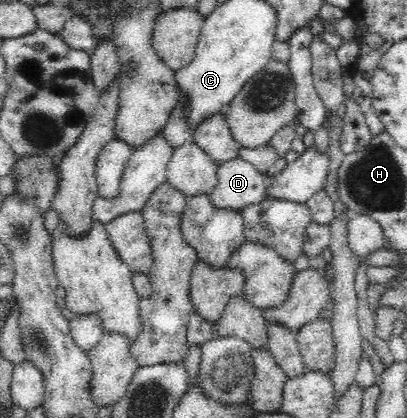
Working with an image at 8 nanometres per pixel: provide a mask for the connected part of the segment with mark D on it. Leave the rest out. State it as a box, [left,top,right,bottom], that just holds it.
[208,157,268,210]

